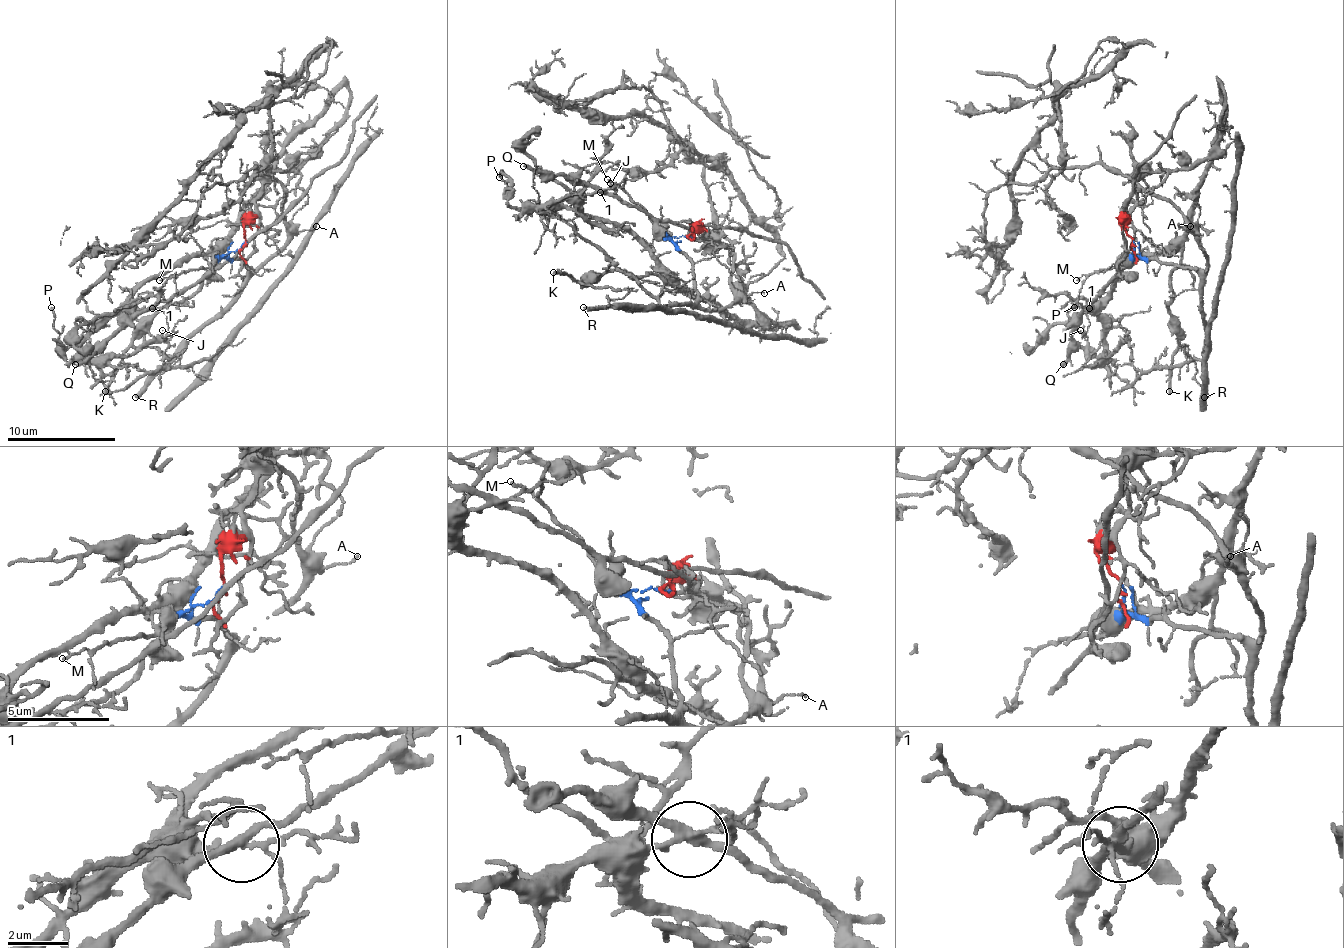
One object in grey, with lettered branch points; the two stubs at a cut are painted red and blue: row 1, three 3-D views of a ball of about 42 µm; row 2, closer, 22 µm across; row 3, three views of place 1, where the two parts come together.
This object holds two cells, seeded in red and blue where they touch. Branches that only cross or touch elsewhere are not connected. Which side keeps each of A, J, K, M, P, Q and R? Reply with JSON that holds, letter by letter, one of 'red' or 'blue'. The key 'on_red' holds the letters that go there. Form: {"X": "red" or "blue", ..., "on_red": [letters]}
{"A": "blue", "J": "red", "K": "red", "M": "blue", "P": "red", "Q": "blue", "R": "blue", "on_red": ["J", "K", "P"]}

